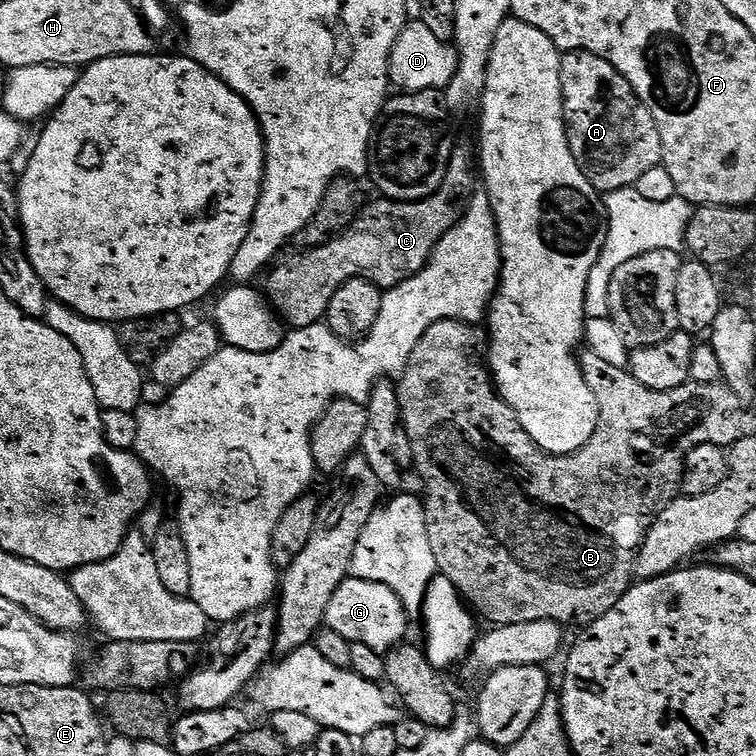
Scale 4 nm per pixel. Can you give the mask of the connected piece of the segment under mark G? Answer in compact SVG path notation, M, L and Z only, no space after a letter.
M349 578L334 590L334 598L326 606L324 624L334 630L334 634L342 634L352 645L365 644L370 650L384 654L396 647L405 639L408 632L410 613L402 606L398 594L390 590L390 586L382 586L378 582L366 582Z

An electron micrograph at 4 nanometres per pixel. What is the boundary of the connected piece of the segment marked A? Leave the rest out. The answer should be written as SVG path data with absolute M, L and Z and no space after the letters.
M565 52L560 57L560 81L564 87L564 129L568 131L568 145L574 154L574 162L578 162L582 174L586 174L586 178L595 186L597 192L607 194L609 192L617 192L623 188L633 187L642 174L662 164L664 158L662 138L660 137L658 126L650 114L650 110L646 110L644 103L634 94L630 82L626 82L626 78L622 78L620 71L610 62L606 62L606 58L602 58L598 54L590 54L589 52Z

